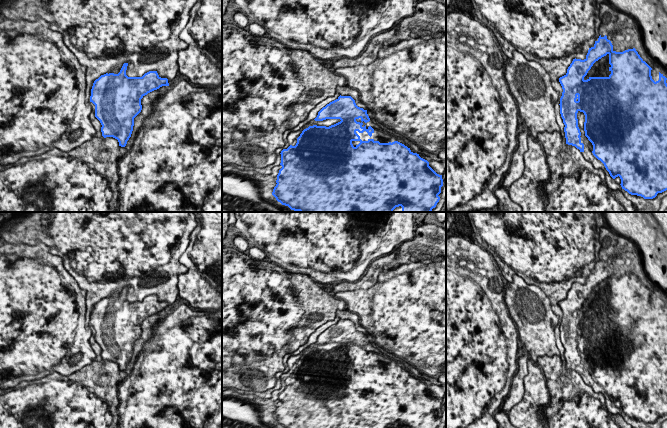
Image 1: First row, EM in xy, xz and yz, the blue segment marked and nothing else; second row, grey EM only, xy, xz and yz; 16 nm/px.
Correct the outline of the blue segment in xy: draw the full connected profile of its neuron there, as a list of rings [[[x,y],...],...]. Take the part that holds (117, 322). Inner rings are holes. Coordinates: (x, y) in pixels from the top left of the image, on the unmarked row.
[[[124,287],[118,298],[106,297],[93,307],[90,326],[95,329],[95,341],[100,345],[104,362],[113,361],[119,370],[125,371],[131,361],[134,342],[141,336],[141,323],[148,317],[162,310],[169,310],[167,302],[161,302],[157,295],[149,295],[142,301],[128,301],[126,299],[128,287]]]

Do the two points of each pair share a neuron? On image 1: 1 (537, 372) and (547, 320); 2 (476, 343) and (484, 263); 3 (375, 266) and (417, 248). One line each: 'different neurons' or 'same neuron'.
1: different neurons
2: same neuron
3: same neuron

